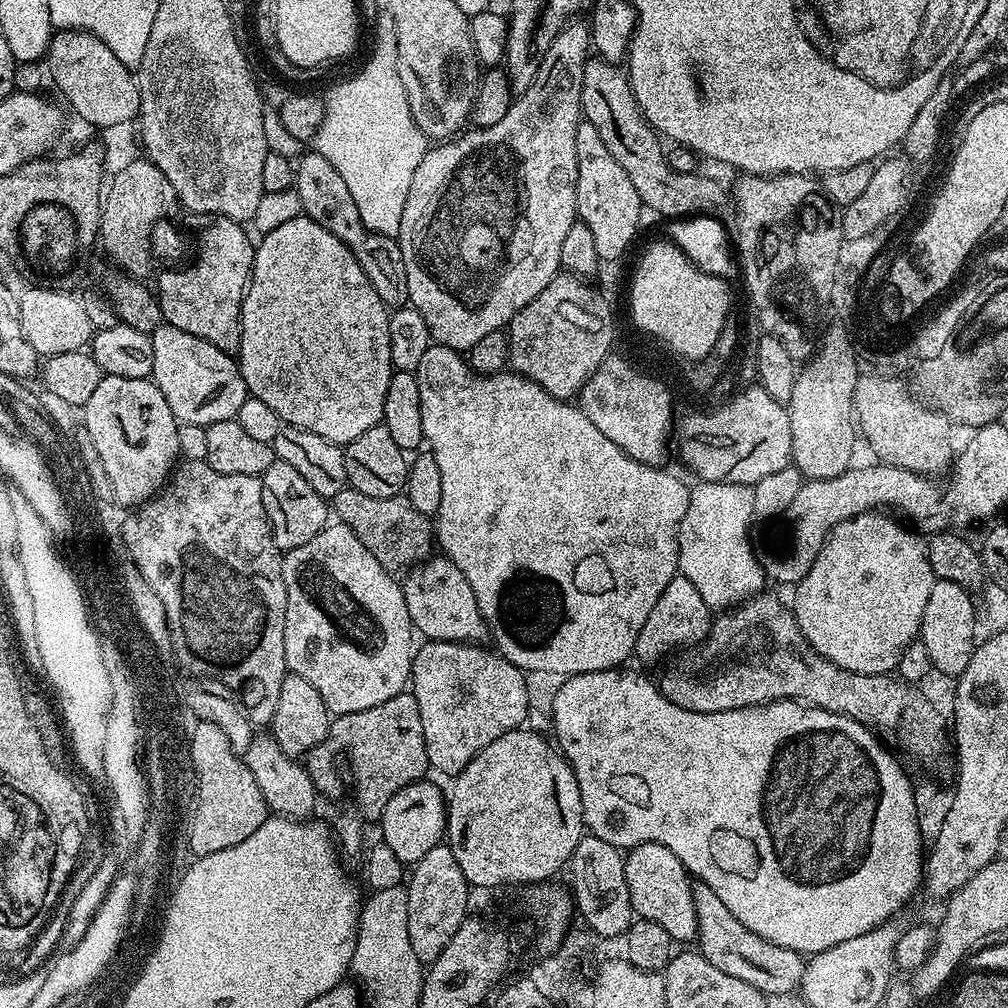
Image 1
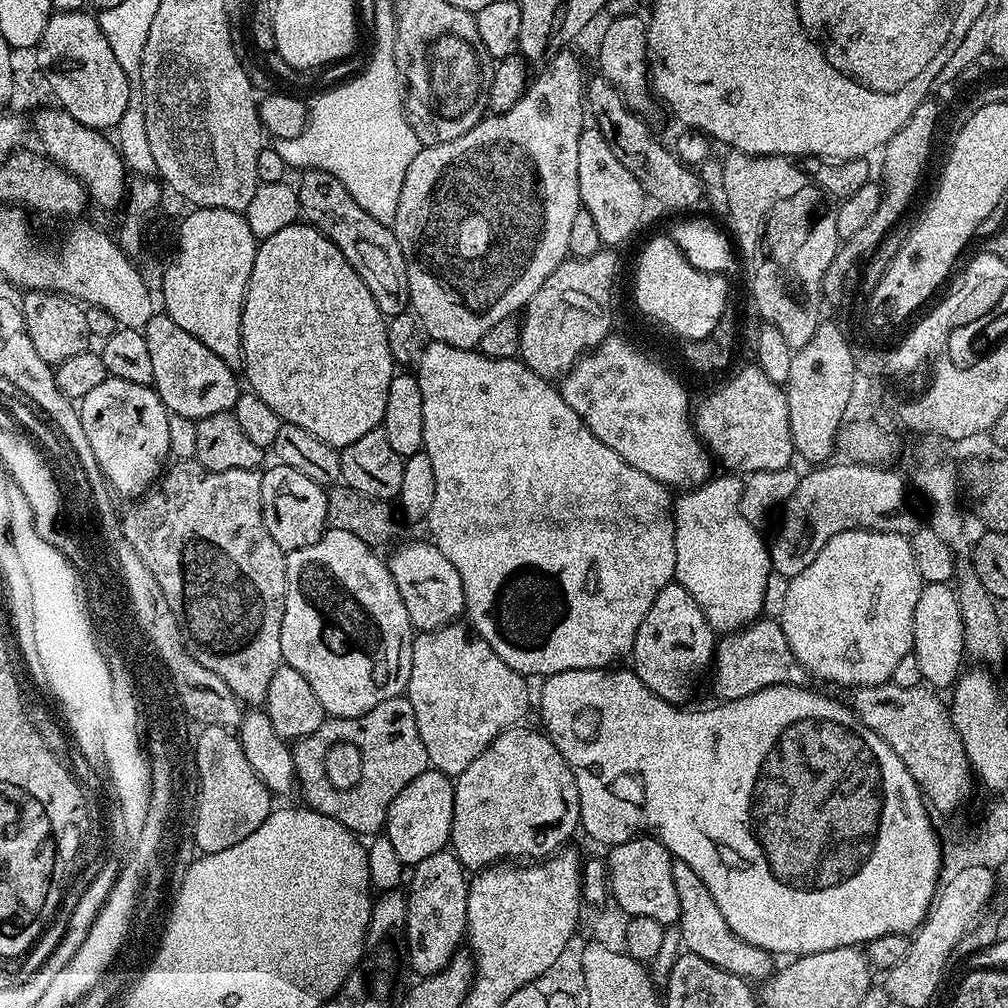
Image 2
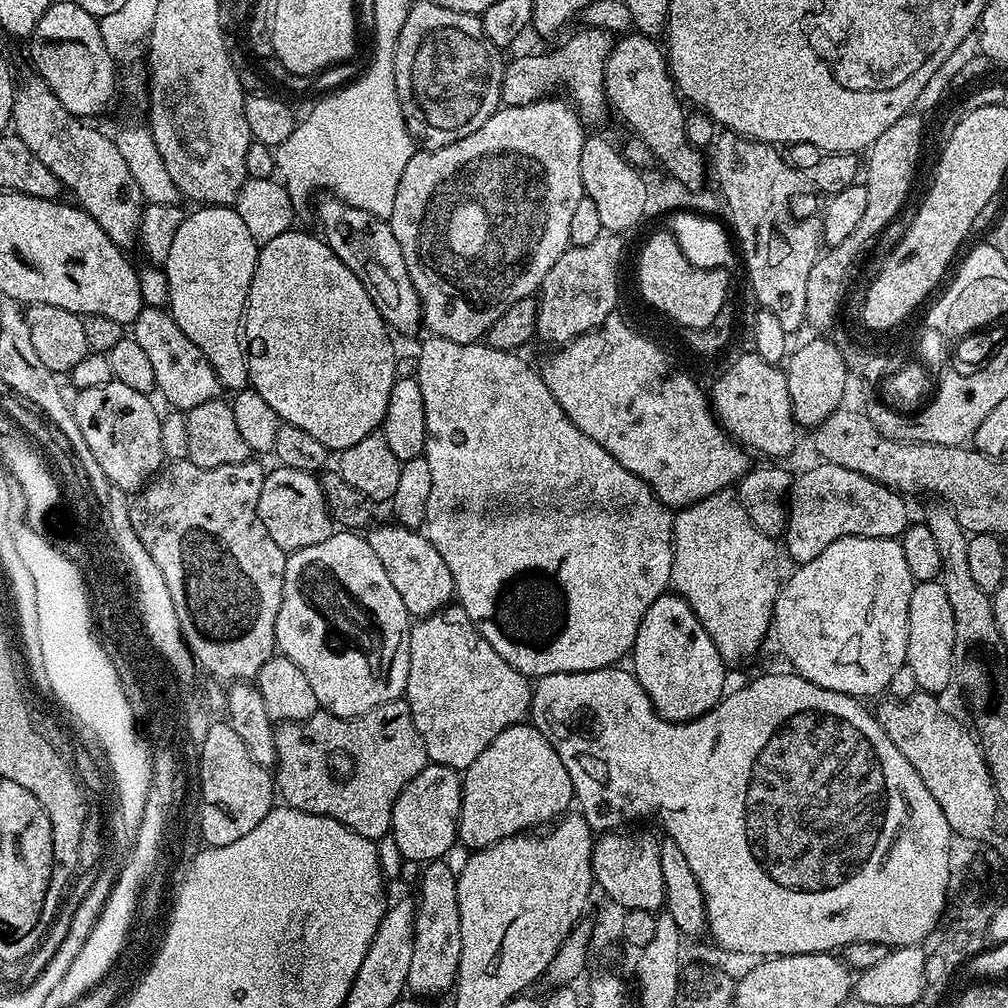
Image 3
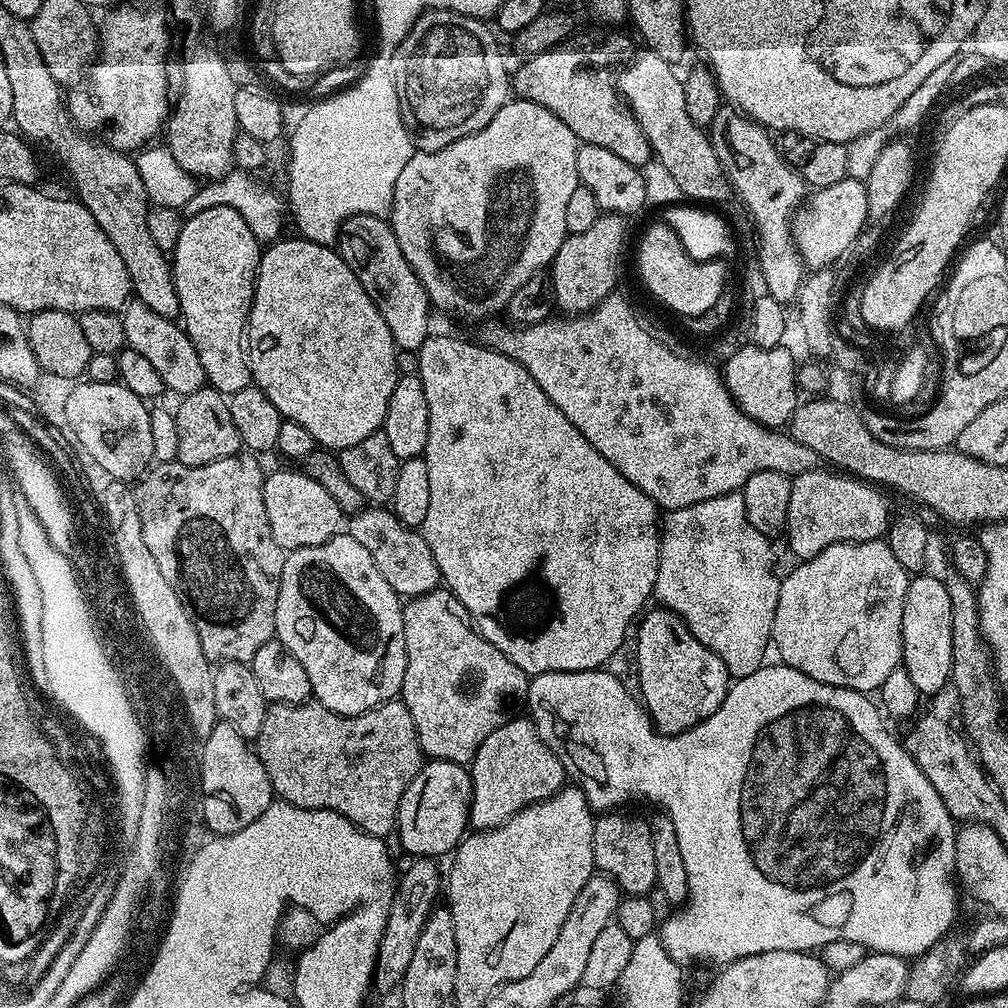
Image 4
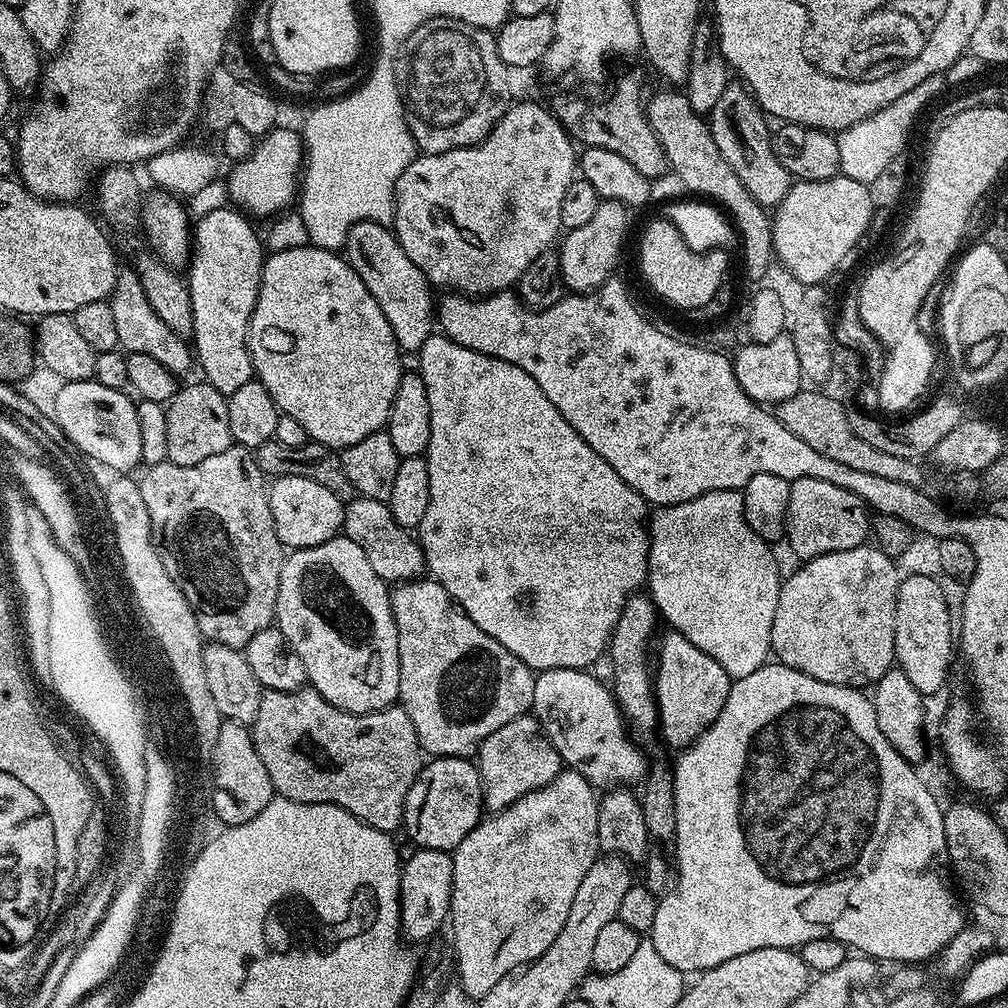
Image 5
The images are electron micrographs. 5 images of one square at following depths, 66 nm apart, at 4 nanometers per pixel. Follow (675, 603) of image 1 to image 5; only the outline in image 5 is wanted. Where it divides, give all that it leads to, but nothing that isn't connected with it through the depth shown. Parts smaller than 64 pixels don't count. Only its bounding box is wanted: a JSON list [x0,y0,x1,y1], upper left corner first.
[654,631,734,750]

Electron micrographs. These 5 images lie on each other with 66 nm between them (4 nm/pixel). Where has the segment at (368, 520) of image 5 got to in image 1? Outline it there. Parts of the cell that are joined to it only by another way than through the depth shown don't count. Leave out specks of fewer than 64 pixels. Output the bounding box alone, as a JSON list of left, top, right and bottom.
[402,554,489,644]

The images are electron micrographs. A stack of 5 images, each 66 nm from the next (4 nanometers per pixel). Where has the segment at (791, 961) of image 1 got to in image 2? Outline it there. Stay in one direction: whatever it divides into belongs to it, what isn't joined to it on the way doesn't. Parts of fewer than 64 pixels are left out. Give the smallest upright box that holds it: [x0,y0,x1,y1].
[672,859,774,982]

